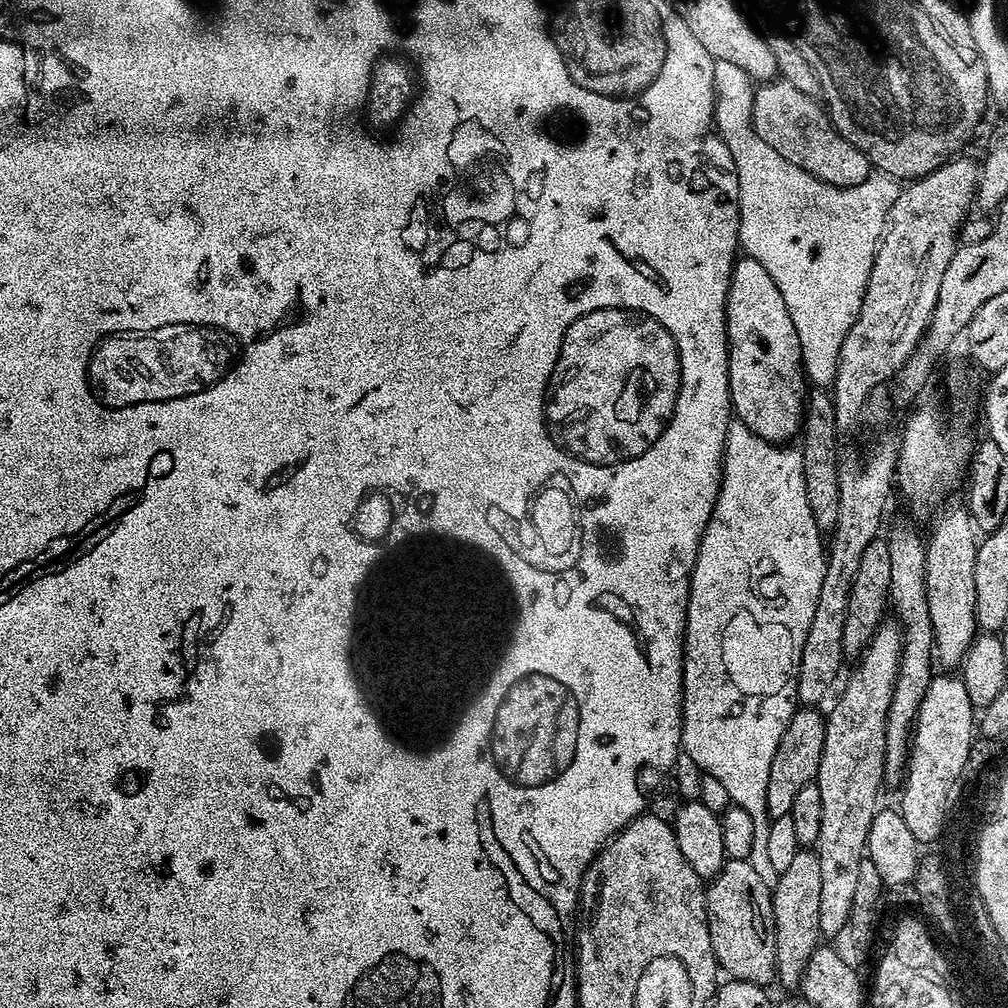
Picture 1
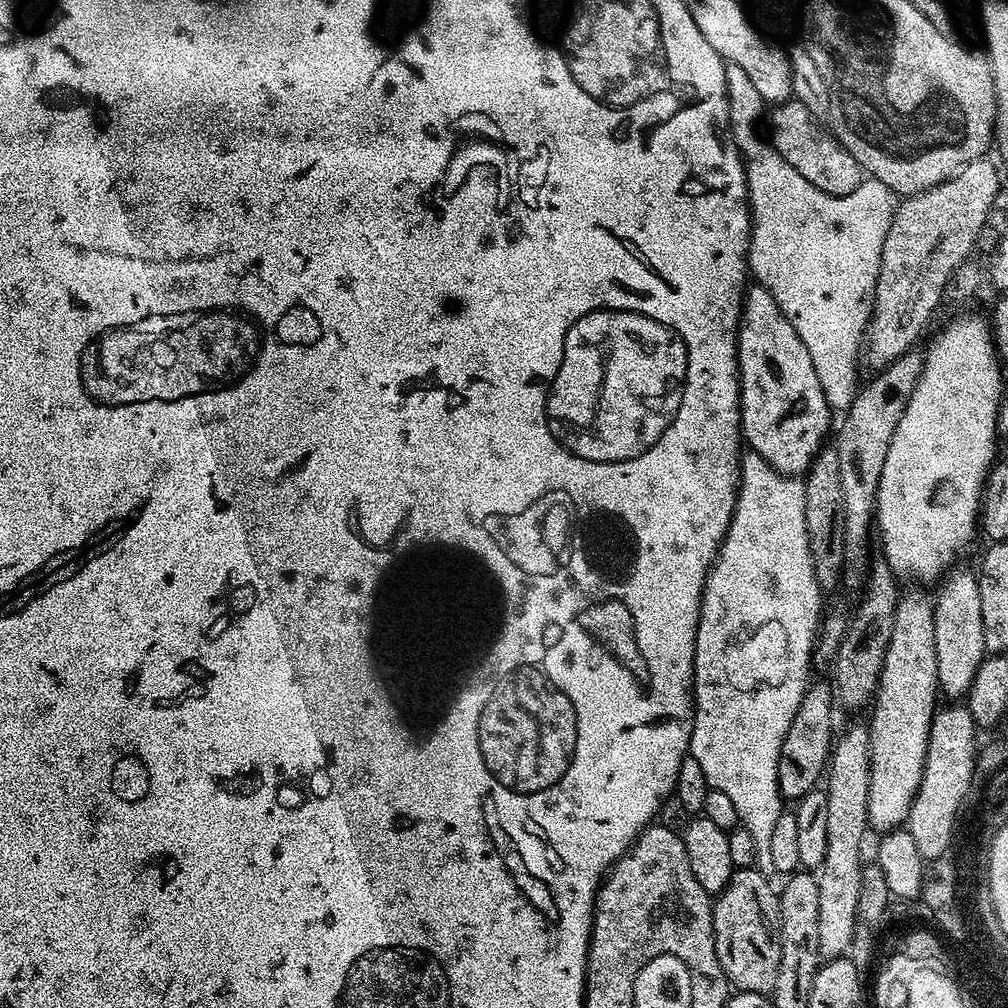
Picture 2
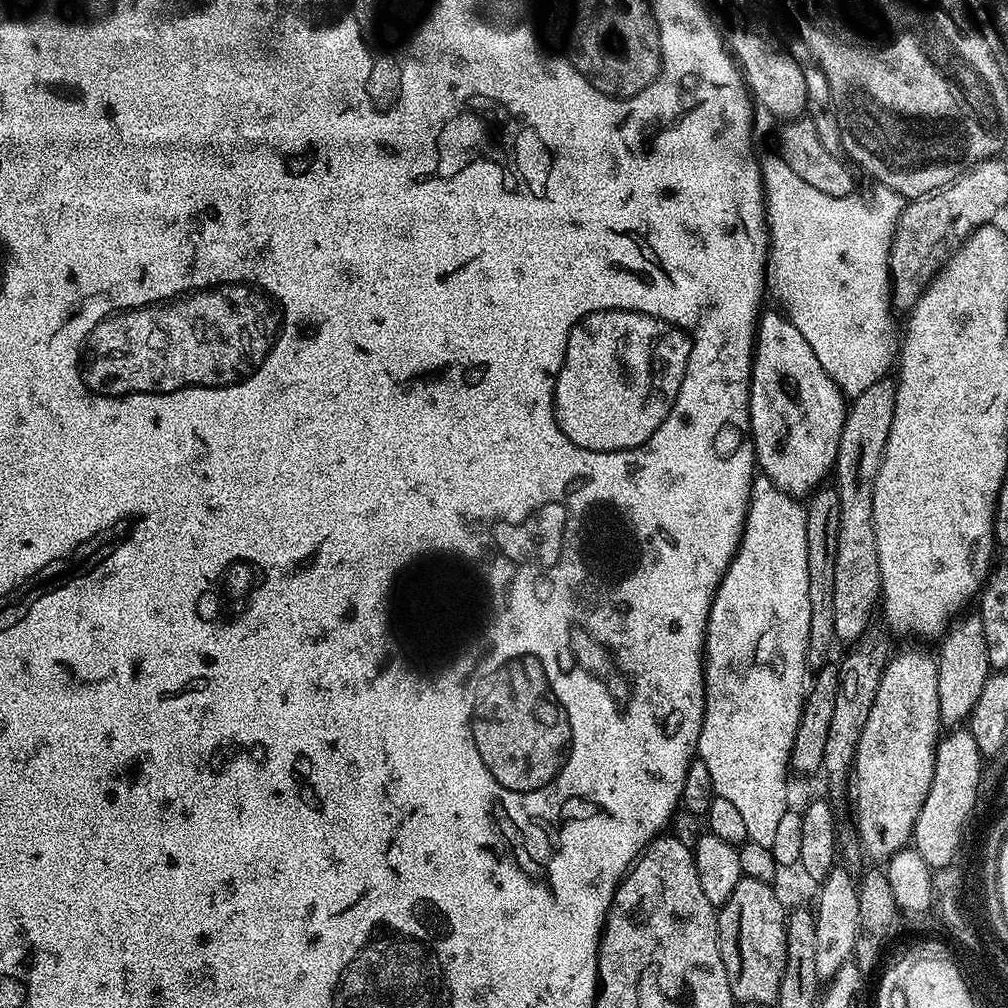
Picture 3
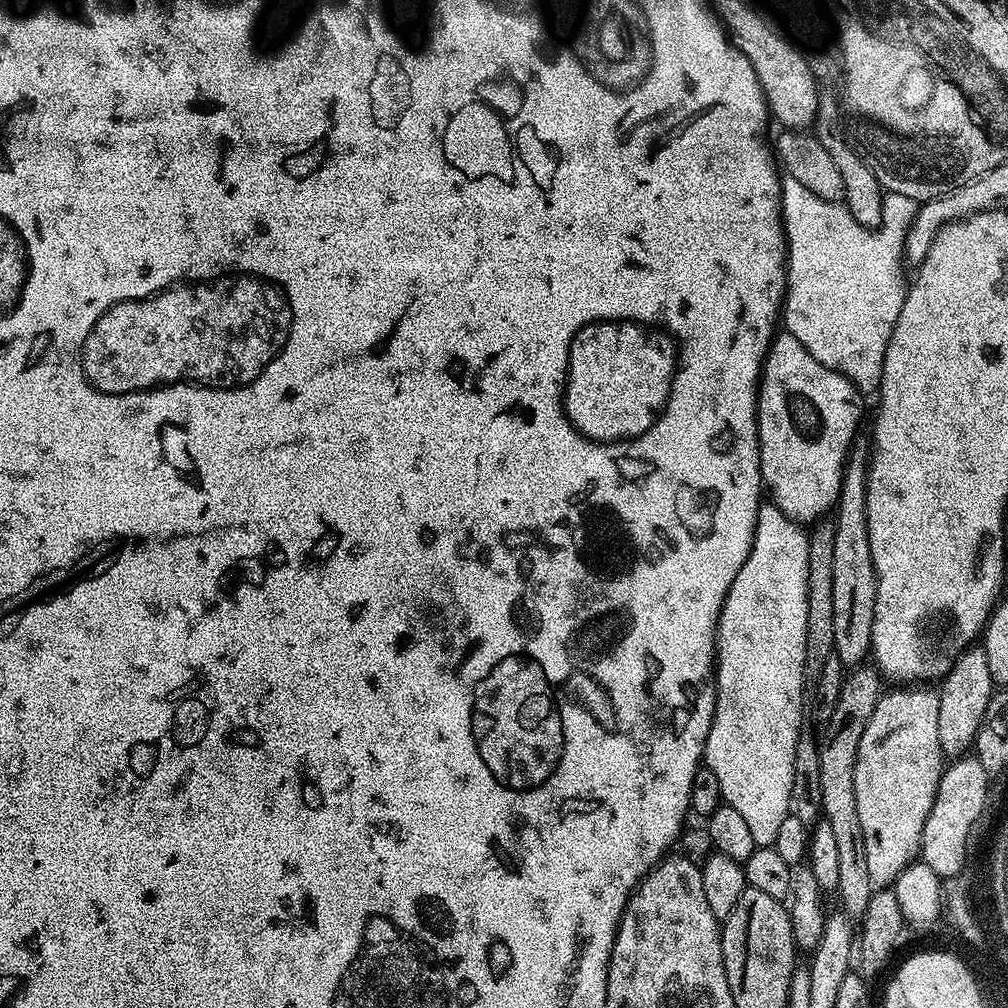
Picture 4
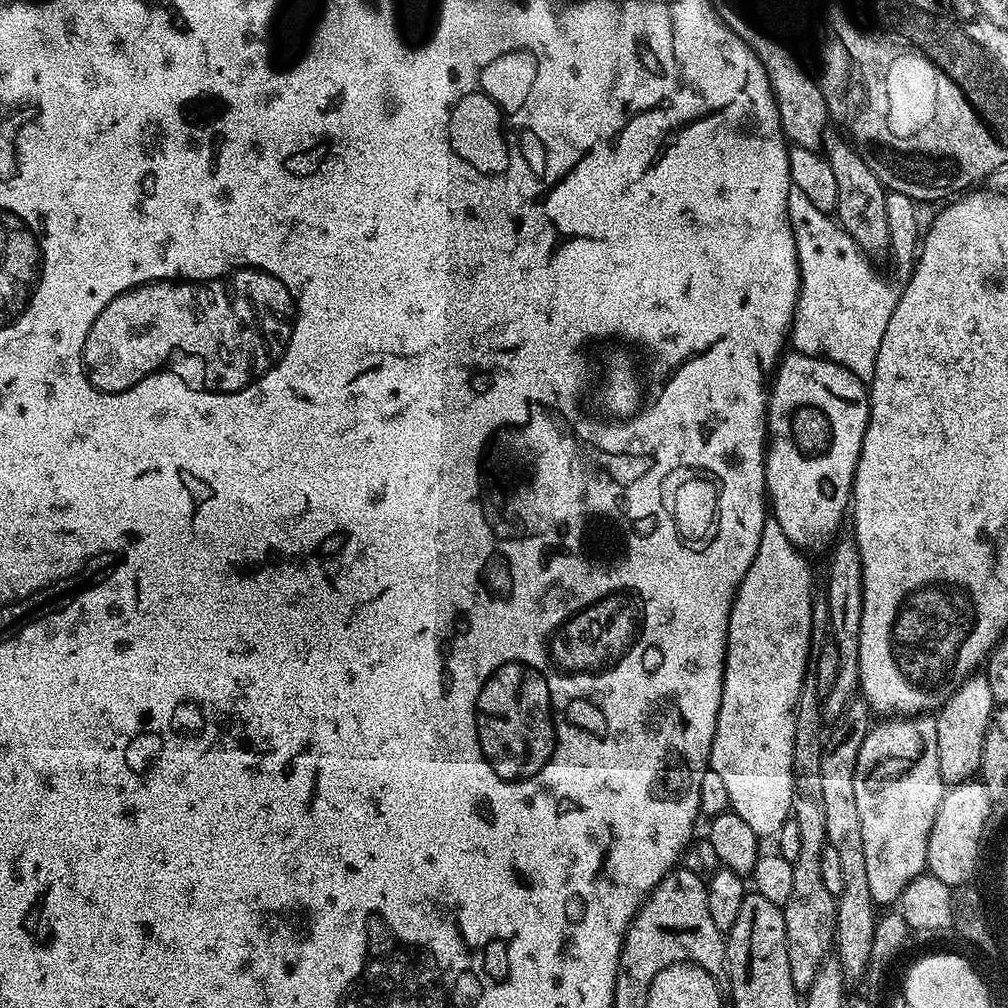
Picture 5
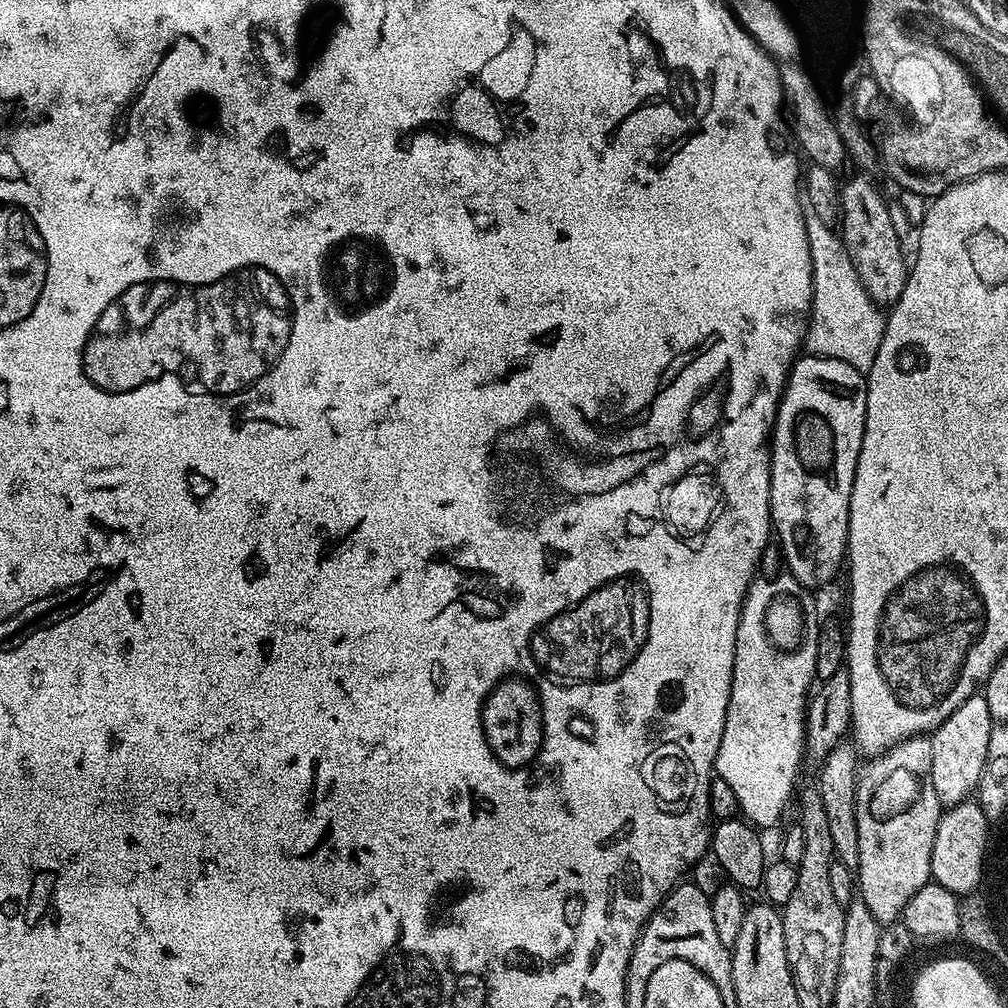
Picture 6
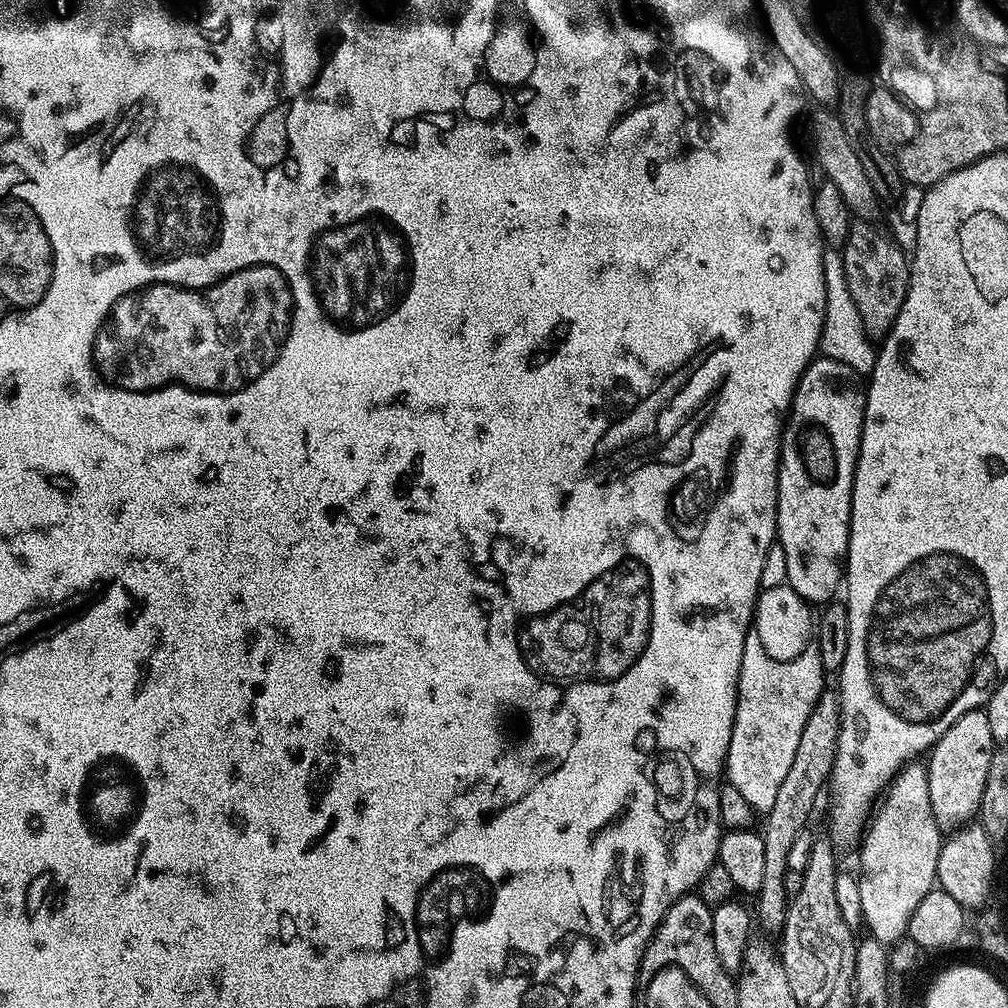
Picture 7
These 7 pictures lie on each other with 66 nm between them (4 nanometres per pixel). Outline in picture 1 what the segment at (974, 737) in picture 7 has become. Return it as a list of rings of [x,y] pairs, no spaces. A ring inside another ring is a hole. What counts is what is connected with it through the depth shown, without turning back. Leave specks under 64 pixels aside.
[[[945,503],[935,513],[937,516],[932,524],[932,533],[928,538],[926,536],[924,573],[926,574],[926,602],[932,623],[934,656],[939,667],[940,664],[944,667],[941,669],[956,670],[963,664],[964,656],[978,635],[974,614],[974,558],[978,529],[963,503],[947,504]]]

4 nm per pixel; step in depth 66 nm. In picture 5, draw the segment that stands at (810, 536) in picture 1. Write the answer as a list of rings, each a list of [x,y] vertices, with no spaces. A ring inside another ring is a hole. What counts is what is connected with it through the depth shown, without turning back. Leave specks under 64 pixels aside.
[[[774,522],[765,523],[758,554],[746,570],[732,601],[728,619],[728,649],[724,651],[722,706],[712,743],[710,766],[726,785],[730,808],[761,838],[779,836],[782,826],[792,815],[792,759],[796,707],[804,685],[804,672],[810,665],[812,637],[812,576],[808,573],[805,553],[792,545],[786,530]]]

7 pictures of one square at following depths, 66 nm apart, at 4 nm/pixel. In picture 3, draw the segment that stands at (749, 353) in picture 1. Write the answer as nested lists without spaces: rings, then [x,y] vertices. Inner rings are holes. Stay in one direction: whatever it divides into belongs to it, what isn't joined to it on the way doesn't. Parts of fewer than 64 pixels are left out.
[[[765,311],[761,315],[756,326],[756,339],[752,350],[752,379],[748,382],[748,409],[750,410],[750,430],[752,431],[752,445],[756,447],[756,462],[759,471],[774,482],[776,488],[781,488],[786,494],[797,498],[807,497],[809,494],[820,488],[829,479],[830,473],[836,466],[836,455],[838,454],[838,438],[842,438],[844,429],[844,414],[846,411],[846,397],[840,391],[840,387],[822,370],[818,358],[814,358],[814,350],[810,350],[810,345],[806,343],[806,338],[798,331],[798,326],[794,326],[788,321],[788,317],[783,311]]]

